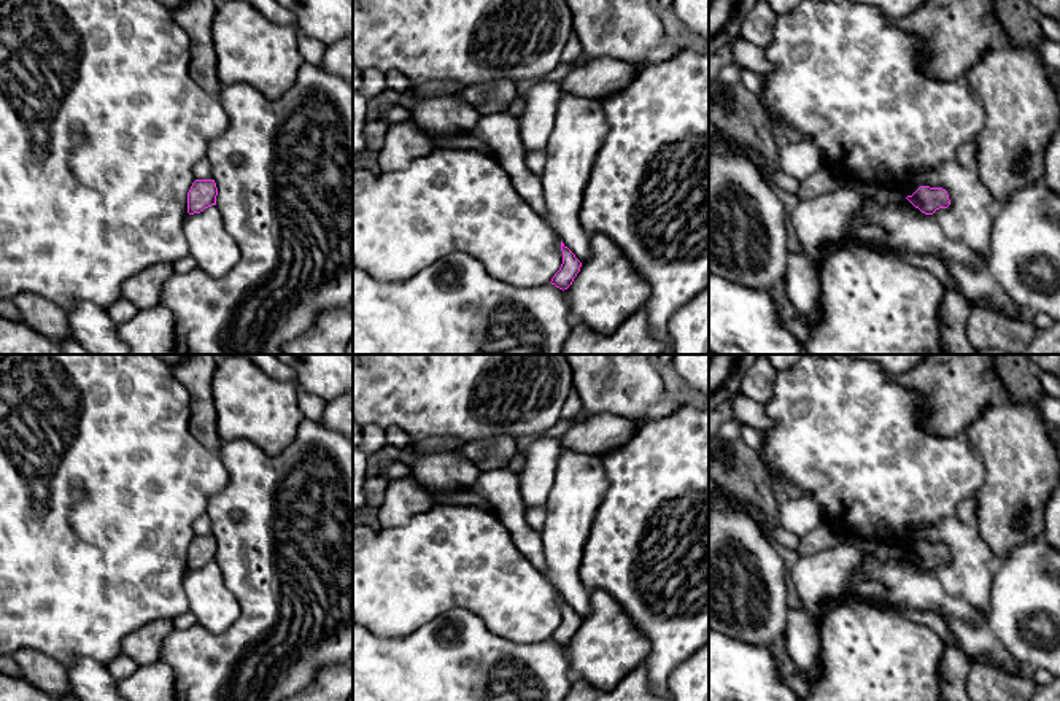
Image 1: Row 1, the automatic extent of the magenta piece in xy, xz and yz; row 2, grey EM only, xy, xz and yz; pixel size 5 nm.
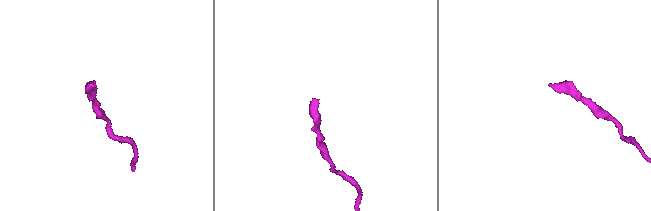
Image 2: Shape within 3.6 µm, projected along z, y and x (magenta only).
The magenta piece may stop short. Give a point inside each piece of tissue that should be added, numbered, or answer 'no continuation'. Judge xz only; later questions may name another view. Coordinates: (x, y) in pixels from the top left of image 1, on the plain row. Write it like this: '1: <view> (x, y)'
no continuation

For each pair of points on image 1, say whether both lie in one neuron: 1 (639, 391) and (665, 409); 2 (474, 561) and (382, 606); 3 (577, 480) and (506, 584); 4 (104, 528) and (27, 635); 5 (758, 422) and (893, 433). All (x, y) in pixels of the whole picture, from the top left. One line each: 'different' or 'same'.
1: different
2: same
3: different
4: same
5: different

